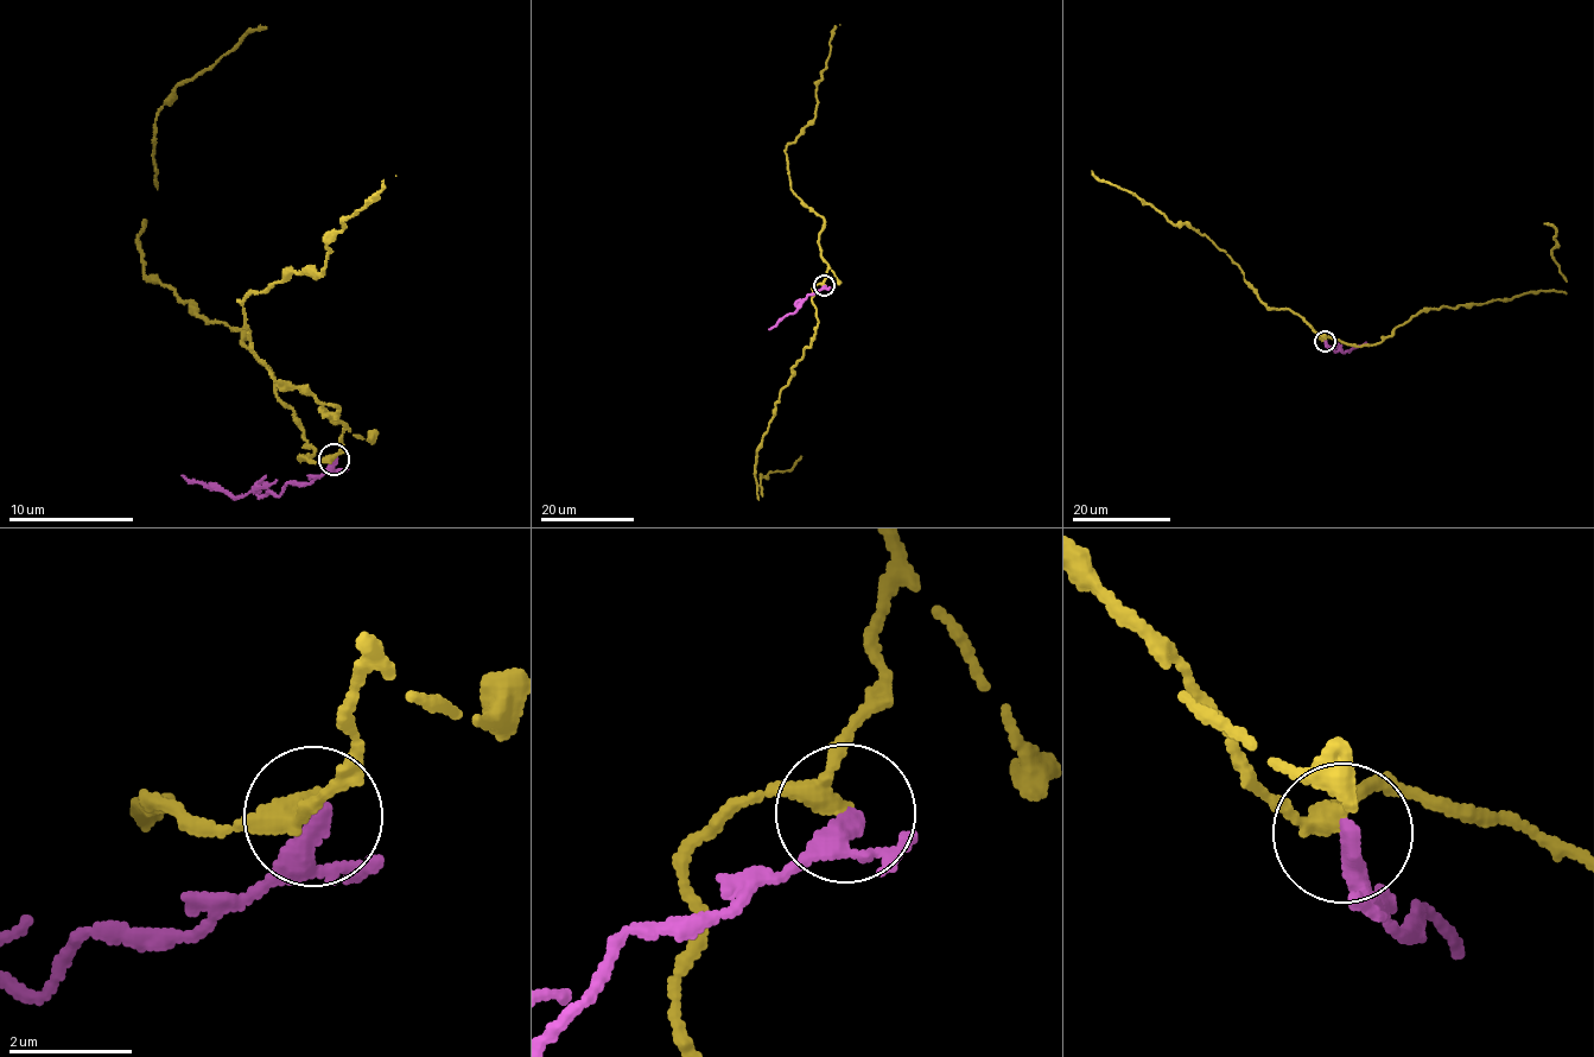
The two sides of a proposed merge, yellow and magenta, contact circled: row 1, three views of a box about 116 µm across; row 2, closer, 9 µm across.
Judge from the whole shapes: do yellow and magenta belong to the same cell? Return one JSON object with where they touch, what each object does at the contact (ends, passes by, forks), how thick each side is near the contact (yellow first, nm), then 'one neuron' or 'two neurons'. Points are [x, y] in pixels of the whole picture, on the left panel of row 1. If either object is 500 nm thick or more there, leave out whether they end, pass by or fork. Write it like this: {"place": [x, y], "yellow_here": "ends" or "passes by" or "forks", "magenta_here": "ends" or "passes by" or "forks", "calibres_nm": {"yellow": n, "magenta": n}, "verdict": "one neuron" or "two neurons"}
{"place": [334, 459], "yellow_here": "passes by", "magenta_here": "passes by", "calibres_nm": {"yellow": 280, "magenta": 240}, "verdict": "two neurons"}

